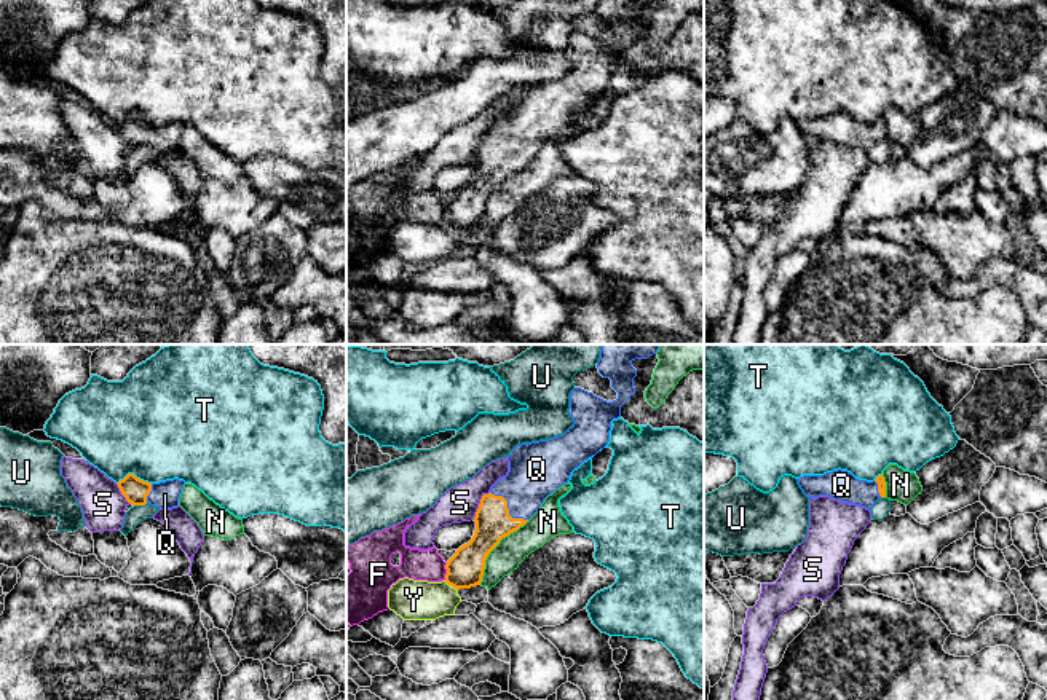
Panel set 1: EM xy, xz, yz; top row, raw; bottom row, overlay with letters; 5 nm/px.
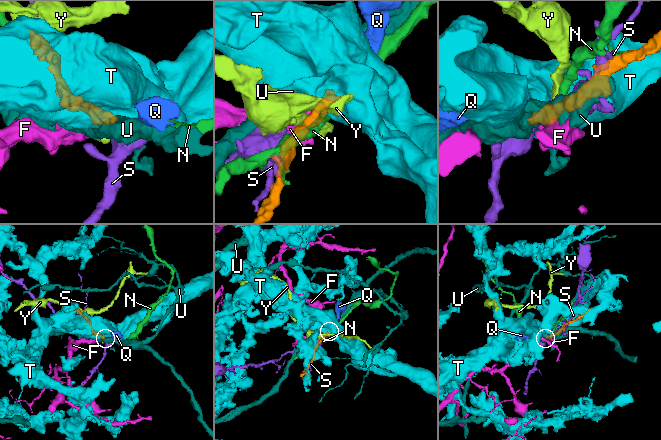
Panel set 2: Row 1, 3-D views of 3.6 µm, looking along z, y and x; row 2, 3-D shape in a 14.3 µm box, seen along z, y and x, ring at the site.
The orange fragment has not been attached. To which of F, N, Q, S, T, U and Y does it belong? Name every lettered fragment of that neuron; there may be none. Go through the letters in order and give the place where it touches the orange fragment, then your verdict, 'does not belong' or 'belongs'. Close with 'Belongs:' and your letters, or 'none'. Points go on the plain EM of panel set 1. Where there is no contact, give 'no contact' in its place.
F: xz (447, 214) | does not belong
N: xz (493, 190) | does not belong
Q: xz (508, 152) | belongs
S: xz (479, 147) | does not belong
T: xy (133, 117) | does not belong
U: xy (139, 147) | does not belong
Y: xz (450, 227) | does not belong
Belongs: Q

